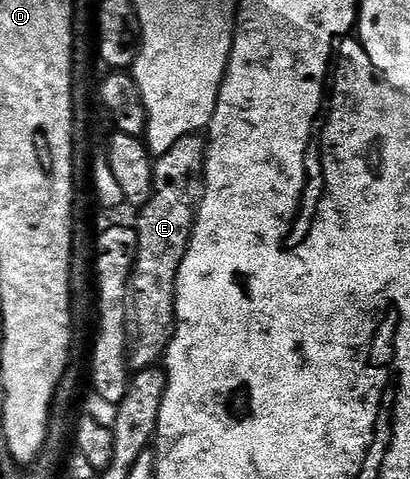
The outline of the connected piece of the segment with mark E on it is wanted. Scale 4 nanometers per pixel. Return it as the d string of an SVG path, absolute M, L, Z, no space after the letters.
M187 135L170 149L170 153L159 156L154 163L154 189L150 201L139 208L140 215L134 220L138 249L132 265L130 280L130 331L134 338L130 343L130 367L133 372L157 366L168 353L168 346L176 332L176 278L178 269L186 257L192 226L196 223L196 212L204 198L204 160L206 143L200 135Z

